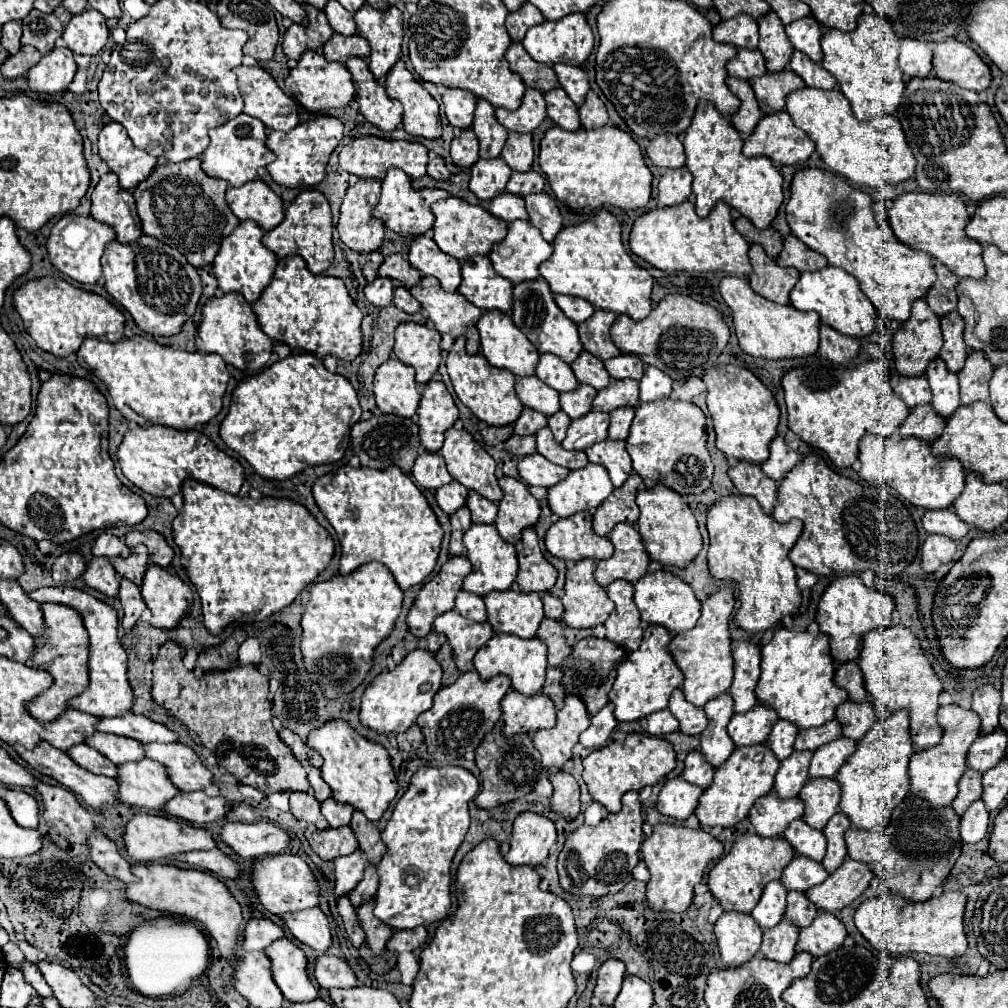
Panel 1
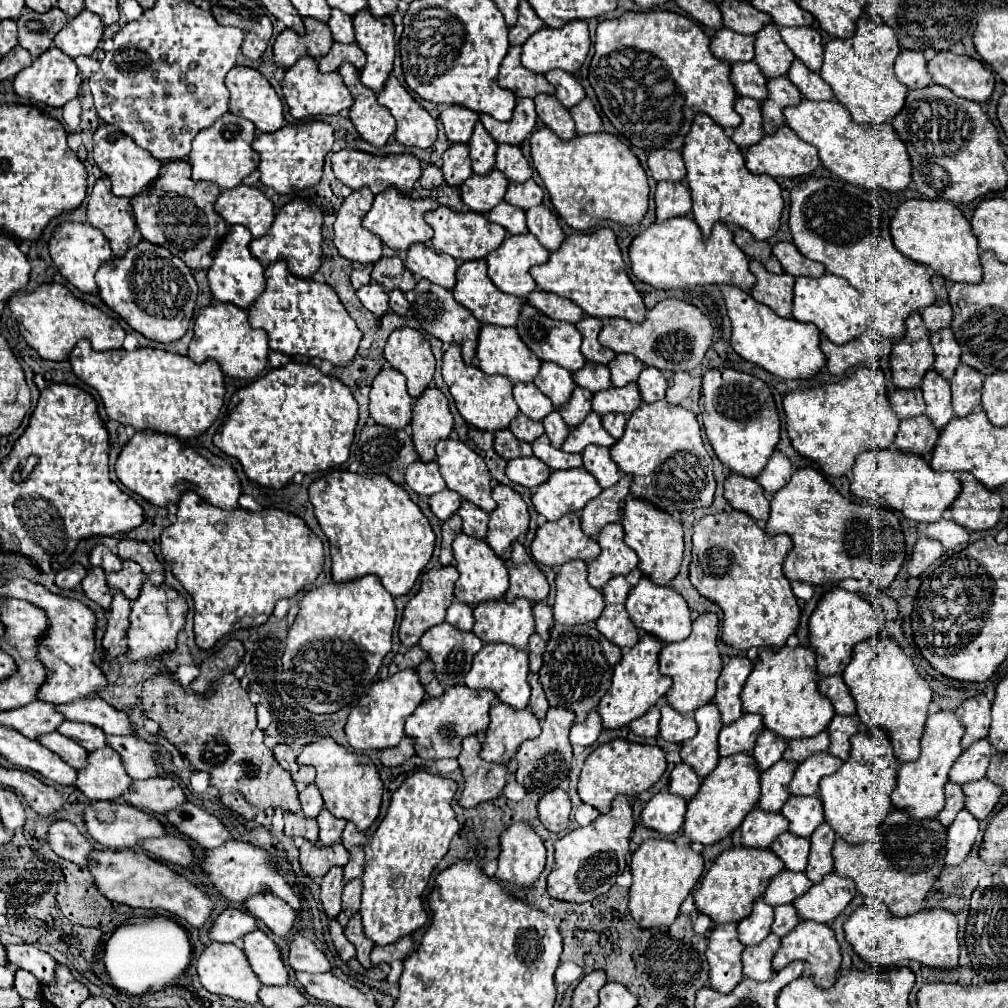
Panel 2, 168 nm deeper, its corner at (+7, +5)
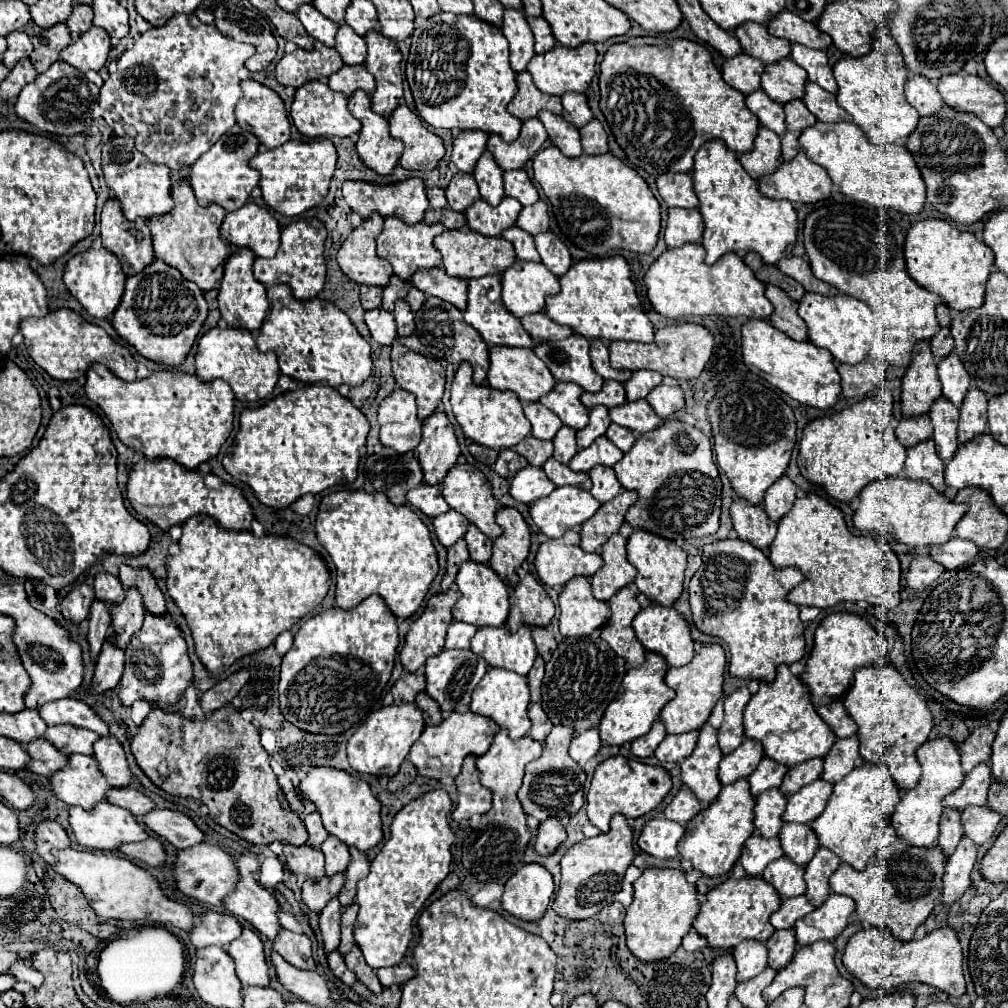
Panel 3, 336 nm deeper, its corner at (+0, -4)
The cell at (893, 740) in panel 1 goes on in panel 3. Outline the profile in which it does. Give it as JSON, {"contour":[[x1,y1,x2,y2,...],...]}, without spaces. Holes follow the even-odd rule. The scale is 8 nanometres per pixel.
{"contour":[[860,764,846,778,834,784,824,812,810,824,816,830,818,842,840,856,842,862,864,870,872,854,878,850,878,836,888,832,890,816,900,800,900,790,882,764]]}

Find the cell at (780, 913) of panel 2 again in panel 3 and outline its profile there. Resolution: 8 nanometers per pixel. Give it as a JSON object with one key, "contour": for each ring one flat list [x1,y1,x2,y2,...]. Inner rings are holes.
{"contour":[[794,928,776,930,766,944,768,944,768,950,770,950,770,954,768,954,768,966,772,966,776,970,784,968,790,962,792,954,796,952,796,948,798,948]]}

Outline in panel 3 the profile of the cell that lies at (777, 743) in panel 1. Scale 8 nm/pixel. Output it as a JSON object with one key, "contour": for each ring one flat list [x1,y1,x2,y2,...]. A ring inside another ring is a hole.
{"contour":[[764,756,764,758,760,760,758,768,754,770,754,774,748,776,752,796,758,796,758,794,762,794,762,792,768,790,768,788,780,786,786,770,788,770,788,768,782,766,780,762,772,762,772,758]]}

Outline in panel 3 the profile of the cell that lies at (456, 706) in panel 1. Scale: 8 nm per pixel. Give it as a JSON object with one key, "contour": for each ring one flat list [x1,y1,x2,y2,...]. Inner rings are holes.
{"contour":[[452,712,440,724,424,728,422,736,412,744,412,750,410,750,408,758,418,768,418,772,422,776,436,778,436,780,440,780,444,776,452,776,454,778,454,776,460,774,462,760,468,754,482,756,490,748,490,744,492,744,492,740,494,740,498,730,500,730,500,726,492,718,486,718,482,714]]}

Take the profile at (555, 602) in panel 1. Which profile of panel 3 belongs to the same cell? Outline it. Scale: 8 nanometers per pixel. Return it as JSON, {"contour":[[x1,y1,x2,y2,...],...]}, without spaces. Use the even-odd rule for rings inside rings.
{"contour":[[536,626,532,628,532,638,536,642,538,654,548,662,548,658,552,656,552,652,556,650,556,640,552,636,552,632,546,626]]}

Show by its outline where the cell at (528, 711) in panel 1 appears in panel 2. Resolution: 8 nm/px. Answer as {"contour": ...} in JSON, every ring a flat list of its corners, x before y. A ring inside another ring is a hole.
{"contour":[[505,703,491,707,491,723,481,743,481,759,489,763,509,763,519,745,541,733,537,717,529,709,515,711]]}

